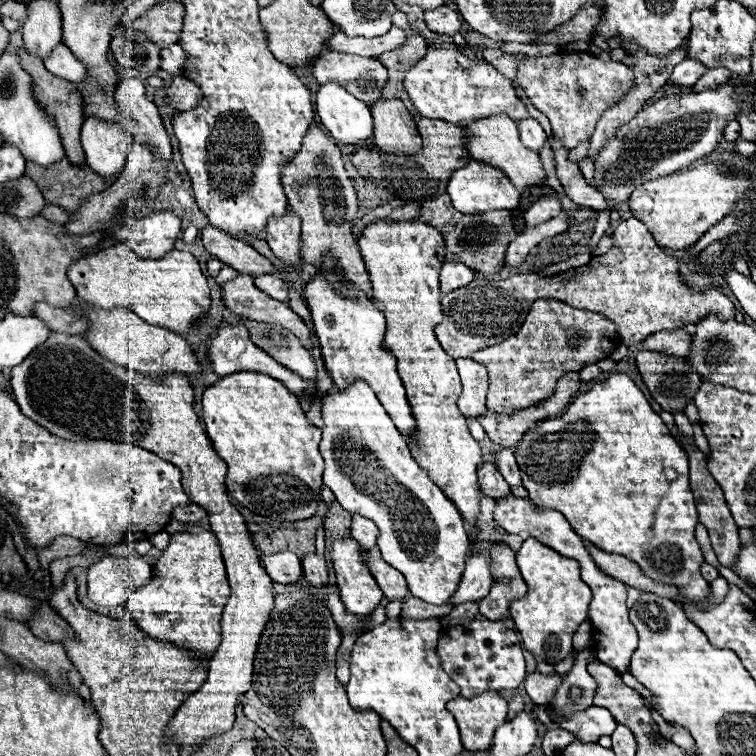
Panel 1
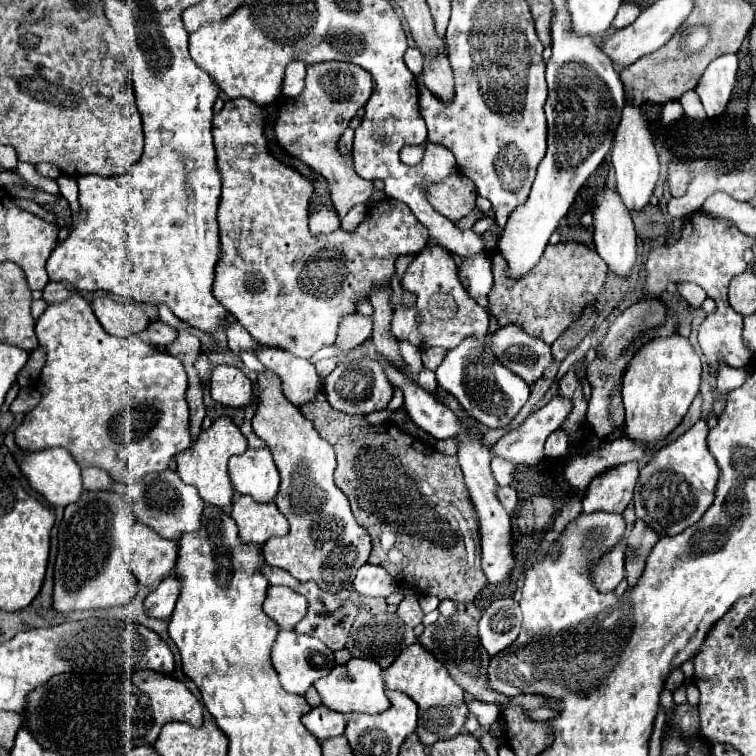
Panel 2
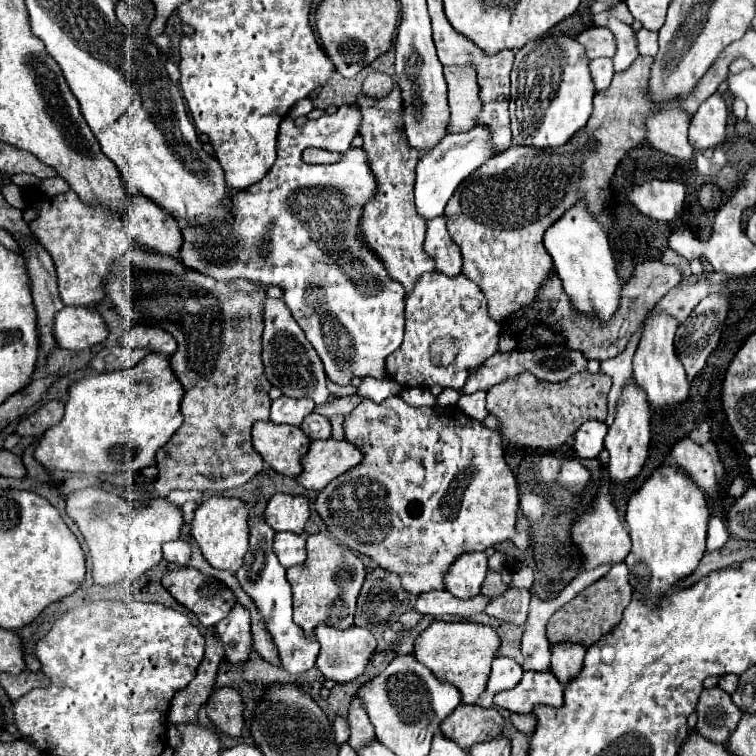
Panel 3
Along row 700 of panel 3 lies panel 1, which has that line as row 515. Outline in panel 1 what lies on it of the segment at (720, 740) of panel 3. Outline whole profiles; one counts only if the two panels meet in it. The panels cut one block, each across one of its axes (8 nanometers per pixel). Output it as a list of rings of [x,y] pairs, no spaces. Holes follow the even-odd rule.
[[[690,446],[688,448],[688,458],[690,458],[690,488],[692,488],[694,498],[696,498],[696,508],[698,508],[700,524],[706,526],[706,530],[710,534],[710,540],[712,540],[714,554],[720,560],[720,564],[726,566],[726,568],[732,568],[734,562],[736,562],[736,554],[740,550],[738,524],[734,522],[734,518],[730,514],[730,508],[728,508],[726,500],[724,500],[724,492],[720,490],[720,486],[712,478],[712,474],[706,470],[706,464],[704,464],[704,458],[706,456],[696,446]]]

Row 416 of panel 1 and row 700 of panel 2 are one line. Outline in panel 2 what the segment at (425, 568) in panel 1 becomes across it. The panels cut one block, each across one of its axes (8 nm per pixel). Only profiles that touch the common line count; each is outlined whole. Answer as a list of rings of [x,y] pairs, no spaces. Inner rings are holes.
[[[350,658],[346,664],[332,668],[330,674],[320,678],[314,686],[322,698],[322,704],[326,708],[342,712],[342,714],[350,714],[350,712],[380,714],[390,708],[390,700],[384,692],[382,668],[378,662],[368,660],[368,658]]]

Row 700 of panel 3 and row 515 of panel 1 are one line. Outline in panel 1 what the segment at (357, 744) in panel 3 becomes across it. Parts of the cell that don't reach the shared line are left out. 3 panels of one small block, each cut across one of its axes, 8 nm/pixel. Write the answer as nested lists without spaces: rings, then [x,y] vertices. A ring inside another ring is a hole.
[[[354,514],[354,516],[352,516],[352,538],[358,540],[360,544],[364,544],[364,548],[372,550],[372,548],[376,548],[378,528],[376,528],[376,524],[370,522],[368,518]]]

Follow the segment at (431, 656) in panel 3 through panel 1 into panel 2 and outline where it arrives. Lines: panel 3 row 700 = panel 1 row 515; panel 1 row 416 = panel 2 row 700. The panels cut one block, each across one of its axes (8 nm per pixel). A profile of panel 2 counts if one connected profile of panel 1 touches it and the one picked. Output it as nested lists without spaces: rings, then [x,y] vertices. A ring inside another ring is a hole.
[[[420,642],[404,648],[398,654],[398,658],[384,670],[384,682],[390,690],[404,692],[418,704],[420,712],[416,734],[422,740],[422,744],[430,746],[442,738],[454,738],[462,732],[464,720],[468,716],[466,692],[454,682],[446,668]]]

